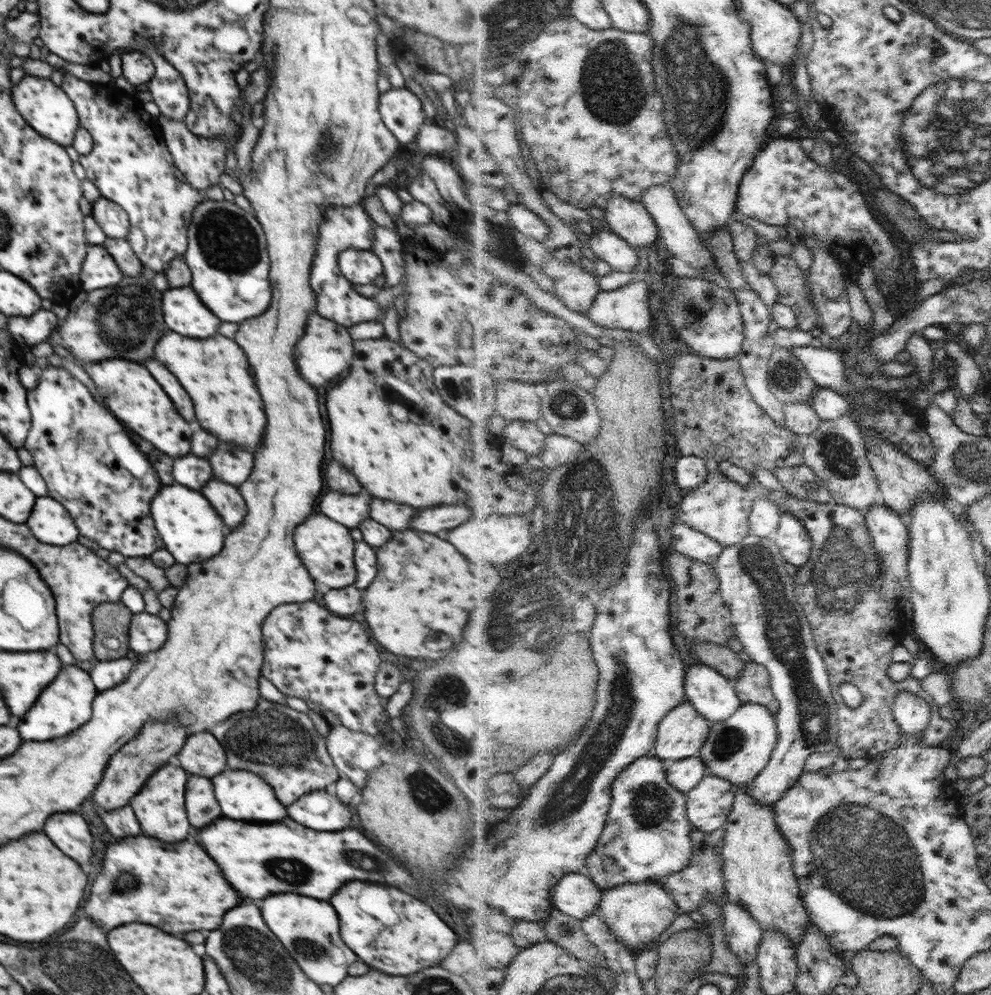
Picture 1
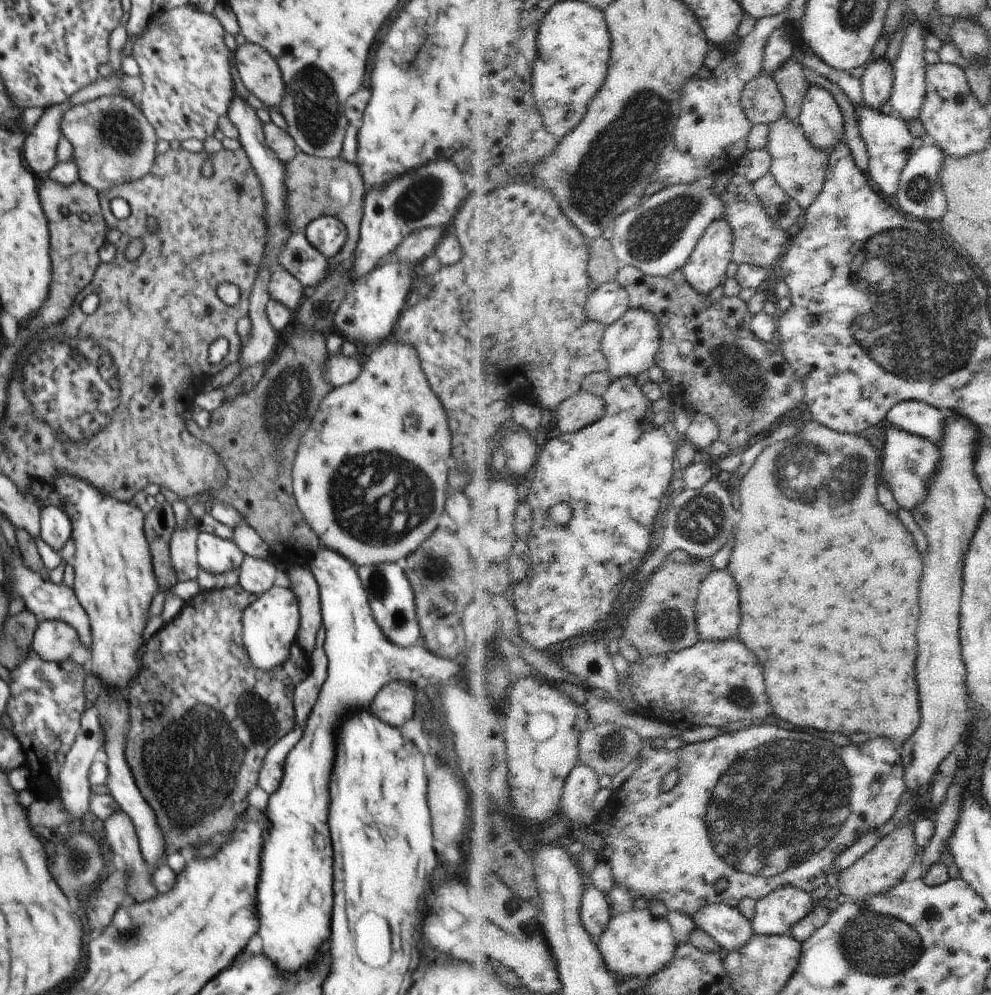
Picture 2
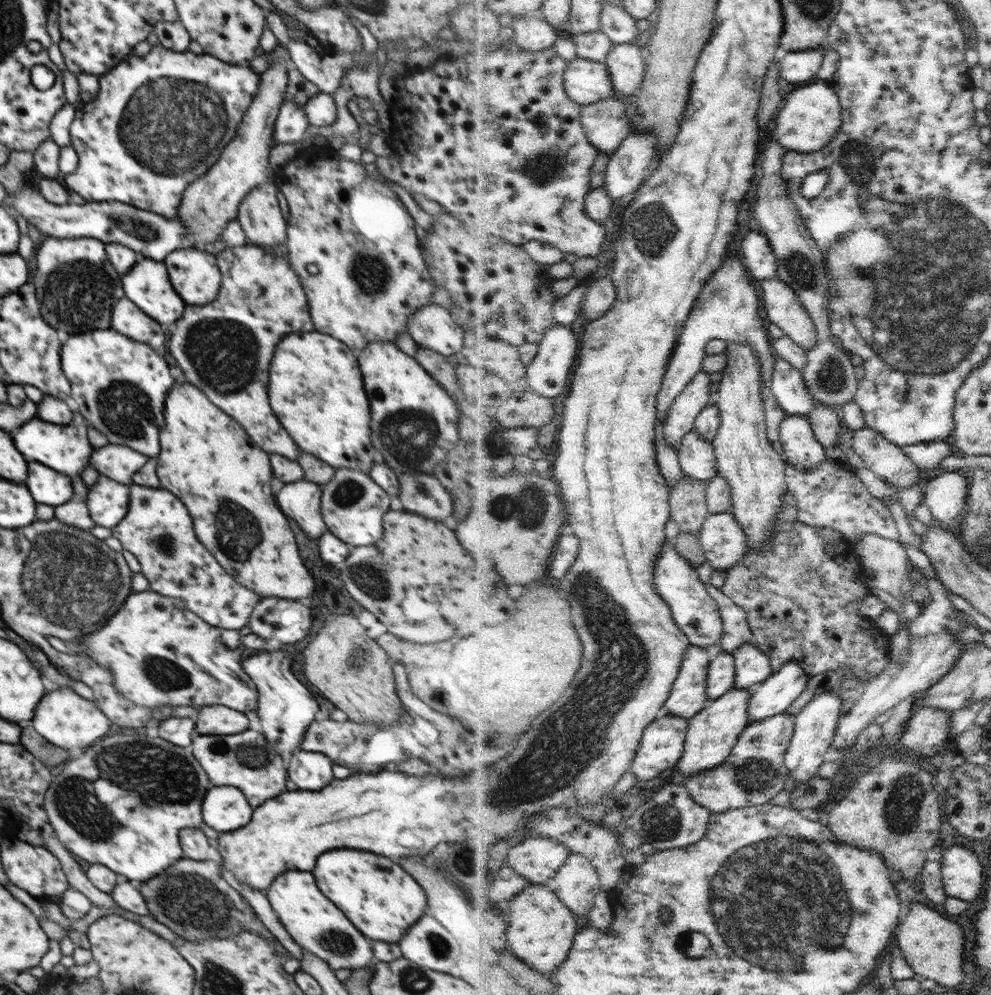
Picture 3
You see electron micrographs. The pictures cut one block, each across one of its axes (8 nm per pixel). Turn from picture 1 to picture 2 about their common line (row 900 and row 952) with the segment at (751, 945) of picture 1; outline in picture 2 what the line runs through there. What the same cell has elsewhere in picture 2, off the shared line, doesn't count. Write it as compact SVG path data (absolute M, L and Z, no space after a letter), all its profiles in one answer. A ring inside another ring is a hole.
M726 902L705 904L694 918L700 928L716 938L725 954L748 946L757 934L752 920L739 907L729 906Z

